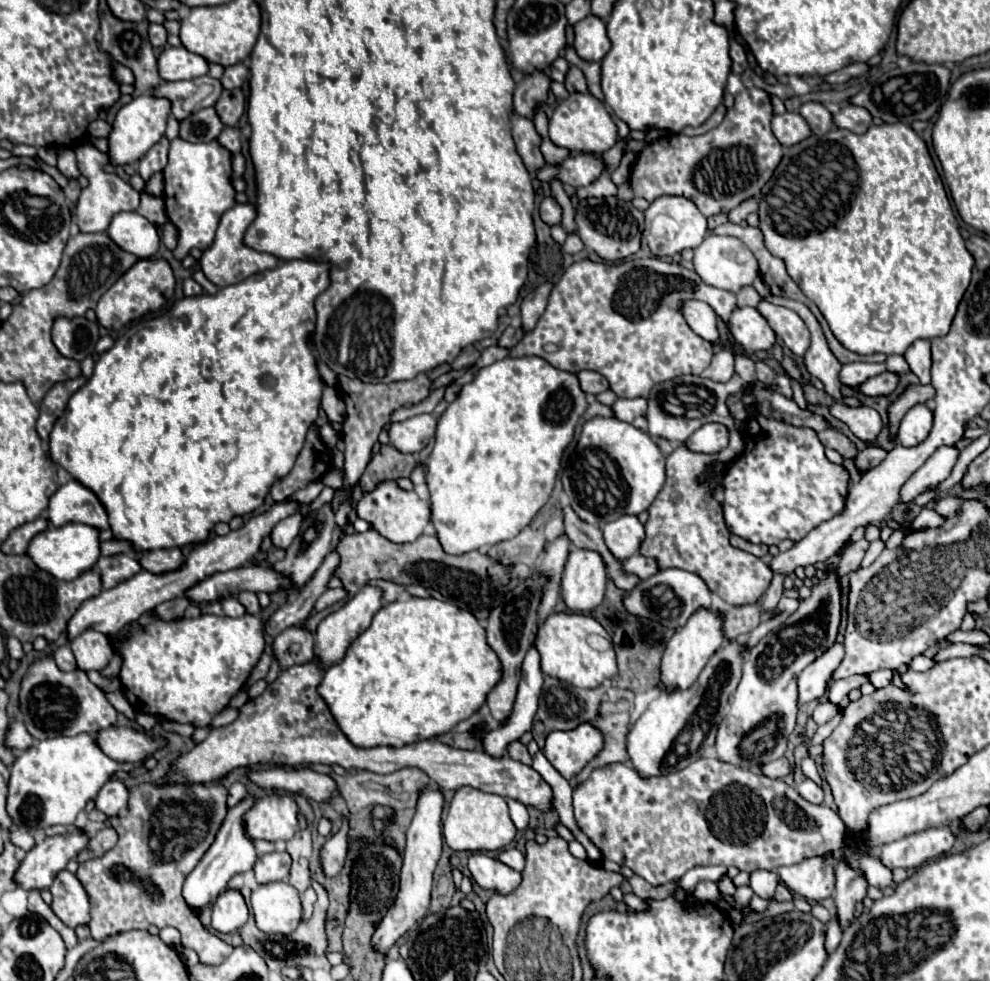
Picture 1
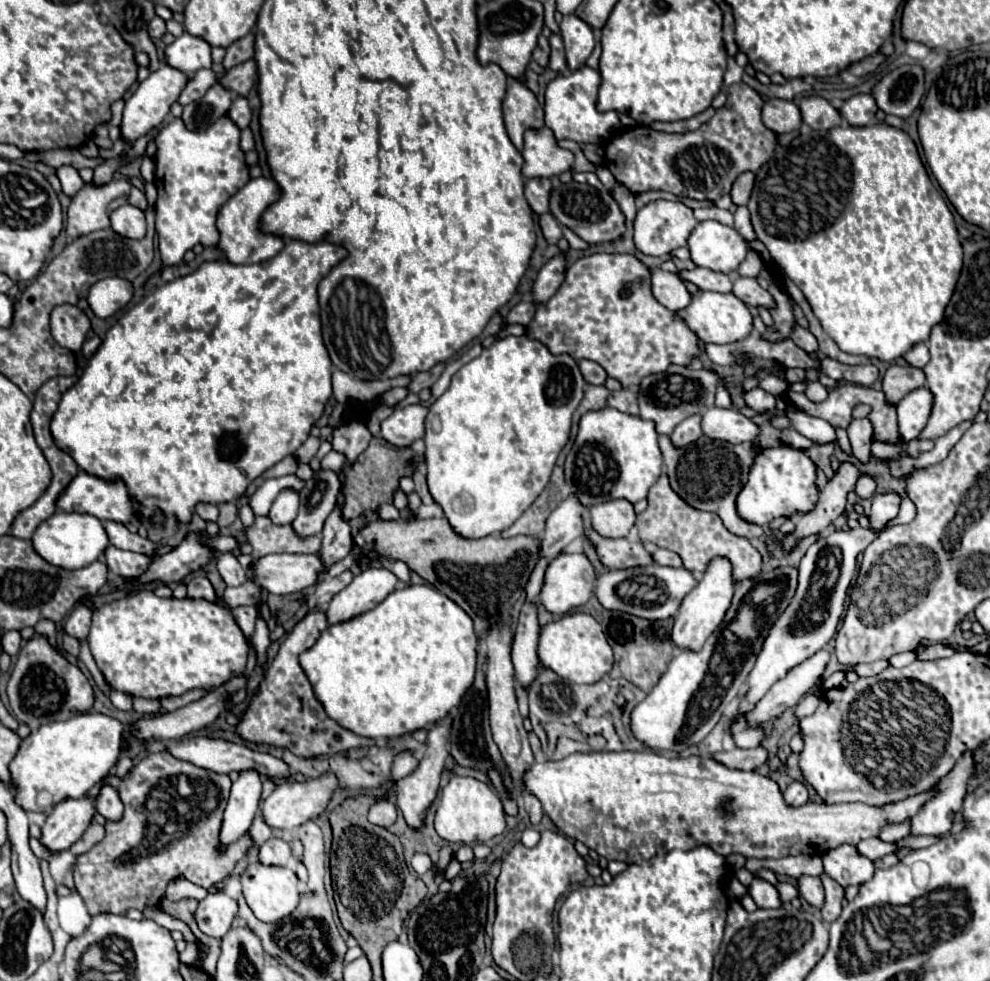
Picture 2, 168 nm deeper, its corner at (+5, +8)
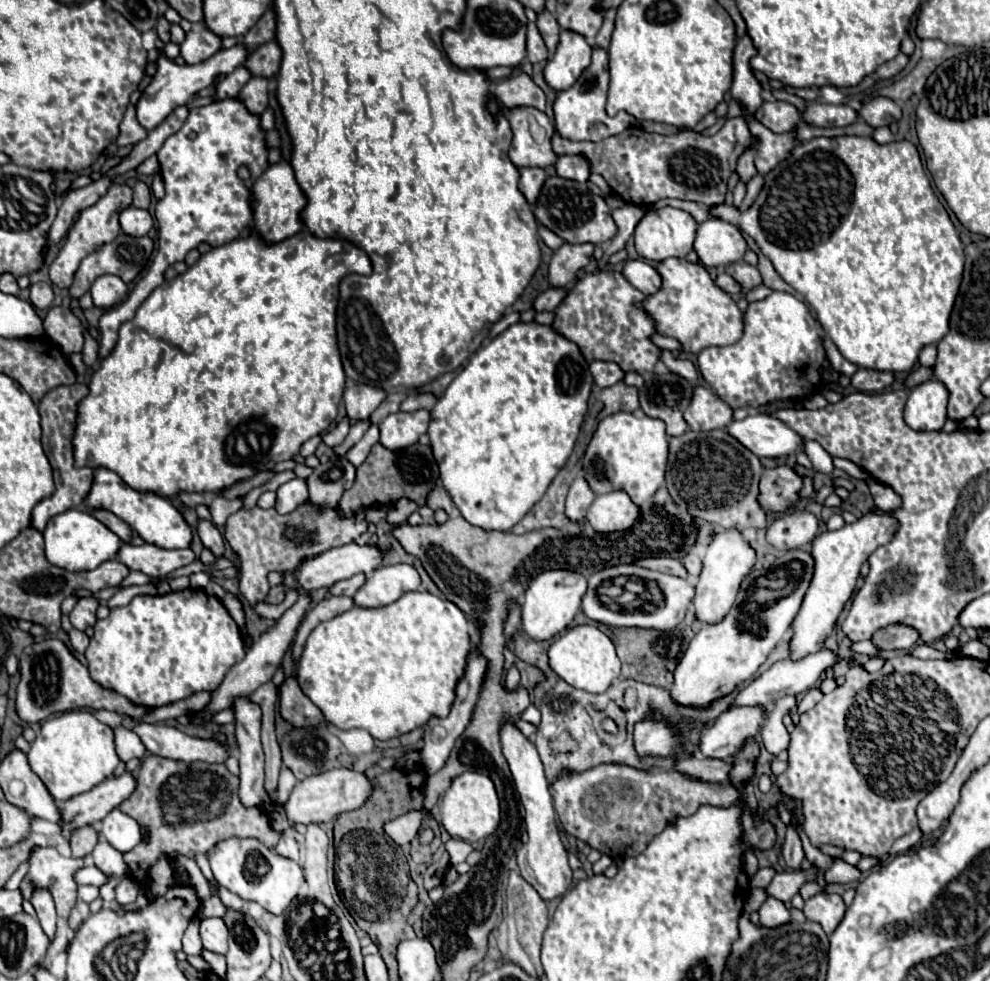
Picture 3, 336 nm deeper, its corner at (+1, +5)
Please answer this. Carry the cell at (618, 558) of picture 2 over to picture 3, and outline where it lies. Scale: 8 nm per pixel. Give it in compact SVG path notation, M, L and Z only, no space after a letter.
M643 557L641 561L635 561L635 565L641 565L645 569L653 569L653 571L661 571L661 573L669 573L669 575L677 575L677 577L687 577L687 571L681 565L681 561L677 561L673 557Z

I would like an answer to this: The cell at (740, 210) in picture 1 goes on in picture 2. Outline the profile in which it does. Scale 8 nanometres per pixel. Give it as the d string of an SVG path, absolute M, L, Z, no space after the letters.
M743 172L735 180L735 184L731 188L731 198L737 206L749 202L749 196L751 196L751 190L753 190L753 180L755 180L755 176L751 172Z

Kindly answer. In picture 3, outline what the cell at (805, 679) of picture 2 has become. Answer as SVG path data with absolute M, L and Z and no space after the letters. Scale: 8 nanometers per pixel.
M753 705L753 709L729 709L725 711L711 729L705 731L699 743L699 751L705 757L727 759L741 751L741 745L749 737L757 737L761 731L761 713L767 705Z

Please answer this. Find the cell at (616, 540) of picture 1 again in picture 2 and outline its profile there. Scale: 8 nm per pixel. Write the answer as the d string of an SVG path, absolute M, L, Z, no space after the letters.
M609 500L589 508L593 530L605 538L625 538L635 524L635 510L629 500Z

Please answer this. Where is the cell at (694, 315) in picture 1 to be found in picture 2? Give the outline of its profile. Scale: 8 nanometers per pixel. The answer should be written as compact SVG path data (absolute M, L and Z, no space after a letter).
M651 268L651 292L657 302L669 310L681 310L689 304L689 290L677 274L665 272L661 268Z

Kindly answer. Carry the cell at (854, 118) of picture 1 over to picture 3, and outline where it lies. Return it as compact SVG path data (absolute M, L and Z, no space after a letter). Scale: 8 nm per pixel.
M875 97L871 101L867 101L859 111L859 117L865 119L871 127L883 127L883 125L891 125L893 121L901 119L901 109L895 101L887 99L887 97Z

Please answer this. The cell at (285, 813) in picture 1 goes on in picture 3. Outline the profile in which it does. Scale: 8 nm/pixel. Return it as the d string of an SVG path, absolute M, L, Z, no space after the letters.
M331 769L313 777L307 777L303 781L299 781L289 799L283 803L283 809L287 813L289 823L325 823L331 821L333 817L337 817L343 811L353 811L357 807L361 807L365 803L365 799L371 793L371 783L363 773L351 771L351 769Z

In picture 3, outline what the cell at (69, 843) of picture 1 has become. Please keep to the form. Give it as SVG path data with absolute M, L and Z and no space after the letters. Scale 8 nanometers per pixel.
M123 773L121 777L109 777L95 785L91 791L71 797L61 805L61 827L75 831L79 827L101 821L111 809L119 807L135 789L135 777Z

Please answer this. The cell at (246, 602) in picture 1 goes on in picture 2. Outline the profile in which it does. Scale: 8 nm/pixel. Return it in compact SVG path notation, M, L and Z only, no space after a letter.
M221 552L215 560L219 574L223 576L223 580L227 582L227 586L239 586L241 582L247 582L245 578L245 570L239 564L239 560L231 554L231 552Z

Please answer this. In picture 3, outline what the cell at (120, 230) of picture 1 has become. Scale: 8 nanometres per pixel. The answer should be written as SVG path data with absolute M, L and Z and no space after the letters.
M137 207L123 209L119 215L119 223L121 223L123 233L127 233L131 237L143 237L153 227L153 219L151 219L149 211L137 209Z

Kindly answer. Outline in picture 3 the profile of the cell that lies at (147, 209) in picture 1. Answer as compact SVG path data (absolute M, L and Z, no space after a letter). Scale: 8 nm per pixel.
M137 181L133 187L133 207L149 209L149 205L151 205L151 191L143 181Z

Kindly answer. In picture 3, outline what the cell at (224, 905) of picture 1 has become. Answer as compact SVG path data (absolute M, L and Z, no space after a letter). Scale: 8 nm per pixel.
M221 917L203 919L201 927L199 927L199 933L201 933L201 941L203 941L205 949L221 953L221 955L227 953L229 931L227 931L227 925L225 925L225 921Z

